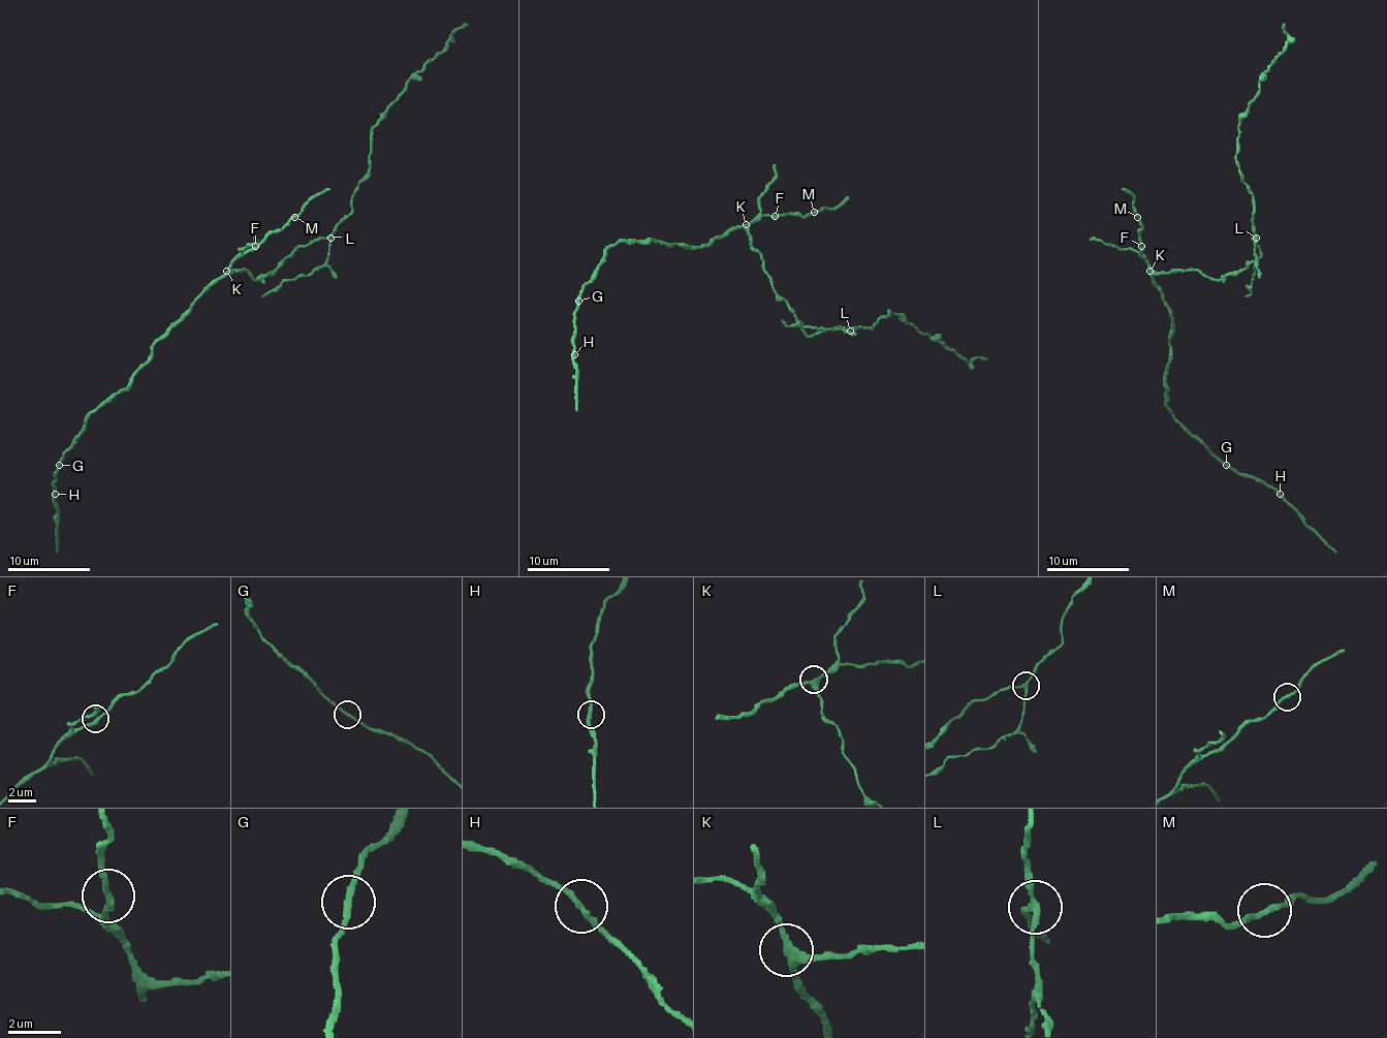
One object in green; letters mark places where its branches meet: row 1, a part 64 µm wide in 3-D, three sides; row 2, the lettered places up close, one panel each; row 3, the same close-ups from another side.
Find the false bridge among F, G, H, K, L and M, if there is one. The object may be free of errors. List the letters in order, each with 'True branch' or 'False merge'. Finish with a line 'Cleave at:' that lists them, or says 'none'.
F: True branch
G: True branch
H: True branch
K: True branch
L: False merge
M: True branch
Cleave at: L

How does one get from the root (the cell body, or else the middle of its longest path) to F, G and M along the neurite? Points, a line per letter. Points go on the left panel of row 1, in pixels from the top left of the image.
F: (234, 271), (228, 271), (230, 264), (255, 246)
G: (234, 271), (220, 277), (152, 347), (152, 355), (131, 382), (111, 395), (86, 419), (77, 440), (59, 465)
M: (234, 271), (230, 273), (228, 269), (237, 258), (253, 250), (272, 231), (280, 231), (294, 217)

